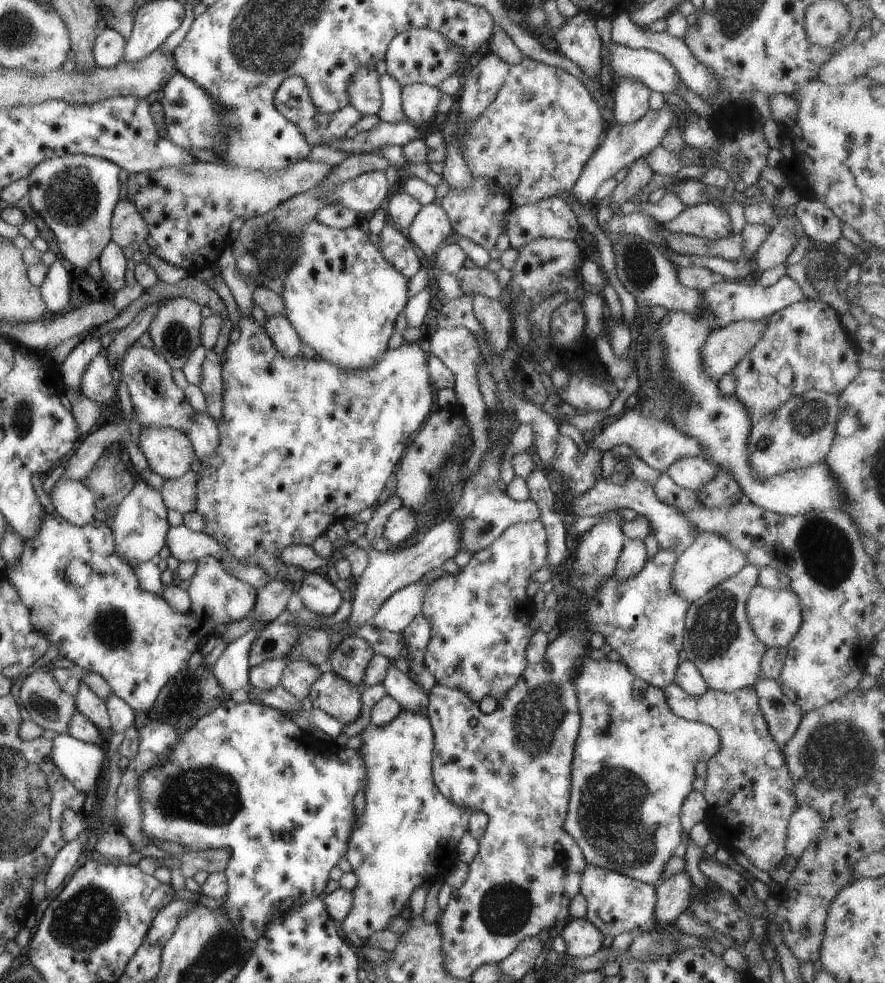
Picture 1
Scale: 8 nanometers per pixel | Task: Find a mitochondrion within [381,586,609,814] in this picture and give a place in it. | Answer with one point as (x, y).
(536, 721)

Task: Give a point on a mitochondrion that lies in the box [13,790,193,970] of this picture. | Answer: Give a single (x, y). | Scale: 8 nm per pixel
(88, 918)

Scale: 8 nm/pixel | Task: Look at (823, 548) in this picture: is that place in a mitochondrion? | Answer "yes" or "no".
yes

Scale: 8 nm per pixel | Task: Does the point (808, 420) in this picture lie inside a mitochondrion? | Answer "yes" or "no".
yes

